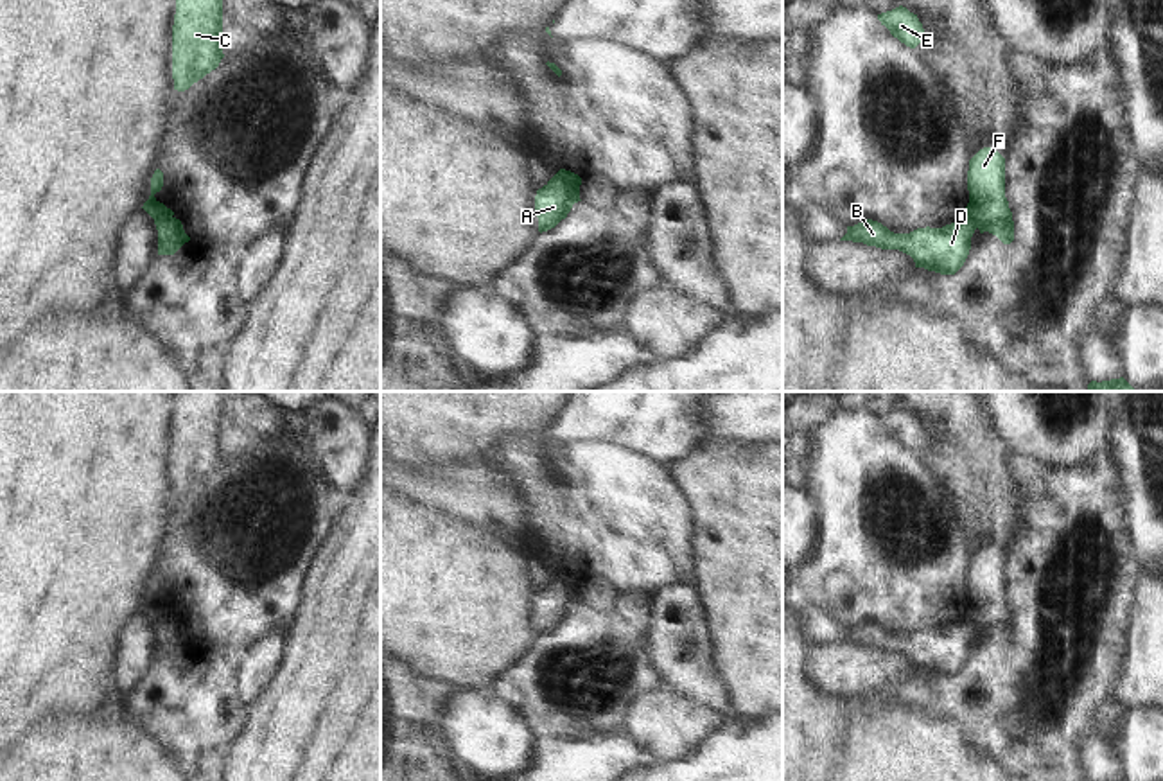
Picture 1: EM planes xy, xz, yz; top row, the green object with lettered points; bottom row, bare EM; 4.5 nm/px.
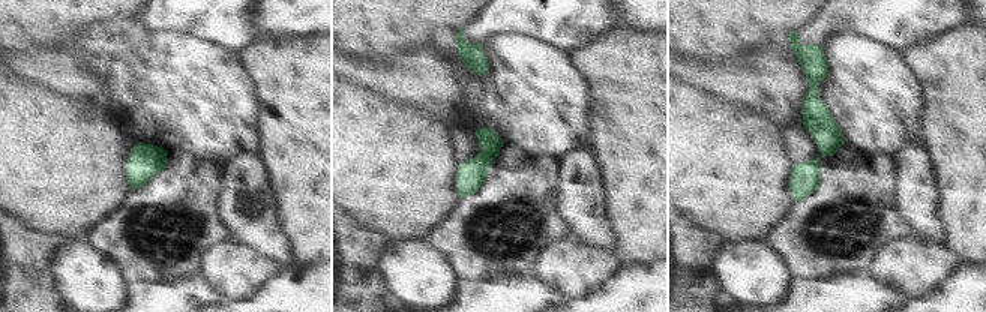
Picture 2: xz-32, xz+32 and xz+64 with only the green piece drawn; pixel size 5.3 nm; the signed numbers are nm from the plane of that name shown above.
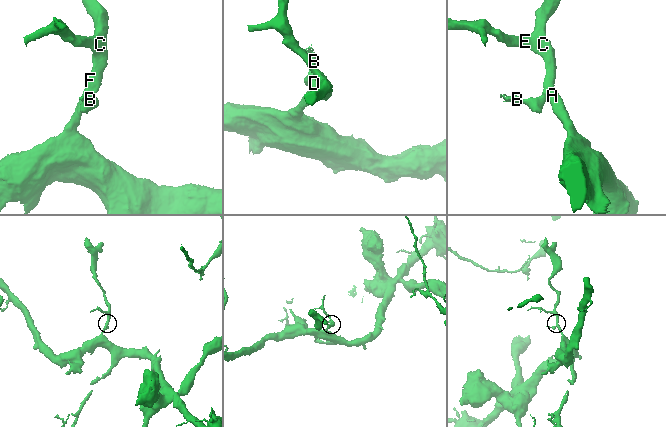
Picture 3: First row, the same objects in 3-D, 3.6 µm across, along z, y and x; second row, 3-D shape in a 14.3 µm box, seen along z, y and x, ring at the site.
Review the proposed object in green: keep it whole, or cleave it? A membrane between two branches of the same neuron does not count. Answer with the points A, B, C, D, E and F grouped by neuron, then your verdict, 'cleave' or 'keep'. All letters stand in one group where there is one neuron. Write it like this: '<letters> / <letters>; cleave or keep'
A C E F / B D; cleave

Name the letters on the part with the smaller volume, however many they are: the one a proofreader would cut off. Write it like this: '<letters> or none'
B, D

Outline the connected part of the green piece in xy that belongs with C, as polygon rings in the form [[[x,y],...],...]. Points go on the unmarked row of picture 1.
[[[176,391],[172,427],[174,492],[185,494],[215,472],[223,456],[223,400],[226,391]]]

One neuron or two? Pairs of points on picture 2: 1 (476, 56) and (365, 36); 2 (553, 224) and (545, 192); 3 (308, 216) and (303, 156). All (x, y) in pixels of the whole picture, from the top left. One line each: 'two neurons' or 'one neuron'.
1: two neurons
2: one neuron
3: one neuron

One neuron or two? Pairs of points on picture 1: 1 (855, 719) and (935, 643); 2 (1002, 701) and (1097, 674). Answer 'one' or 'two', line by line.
1: two
2: one

